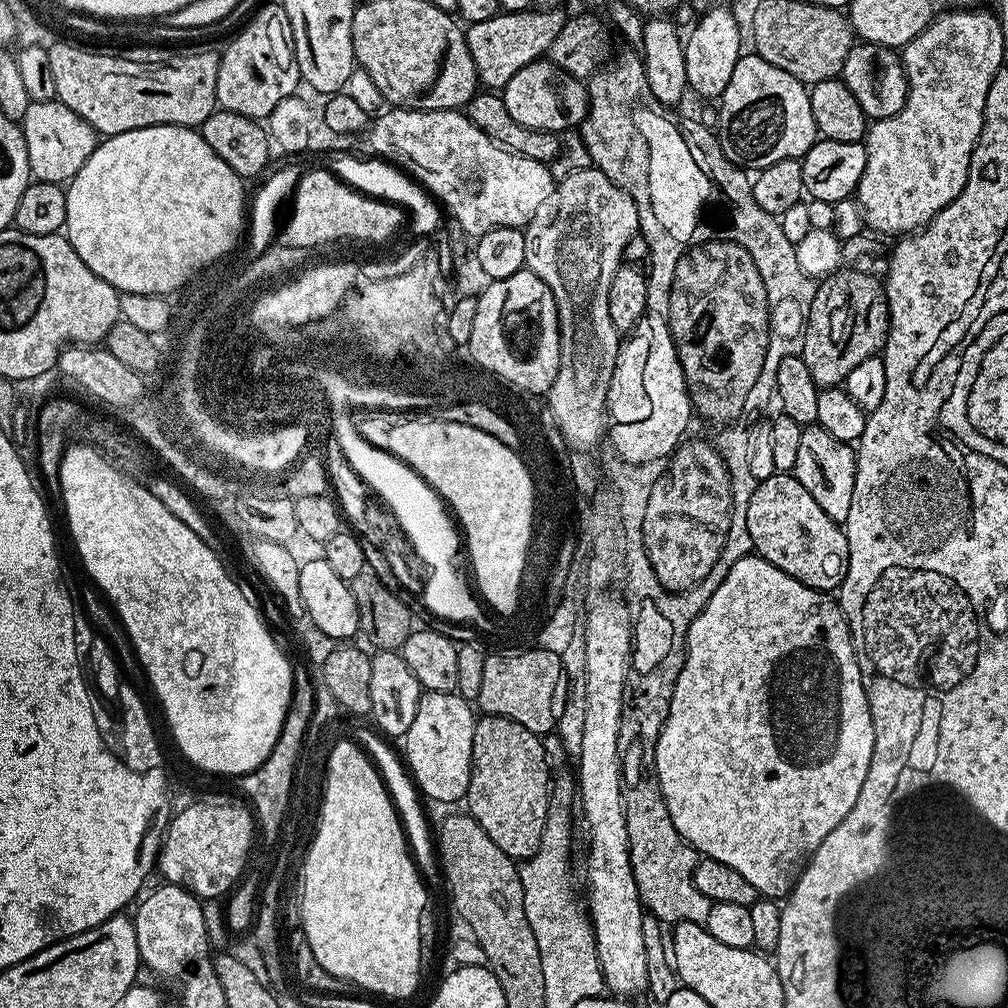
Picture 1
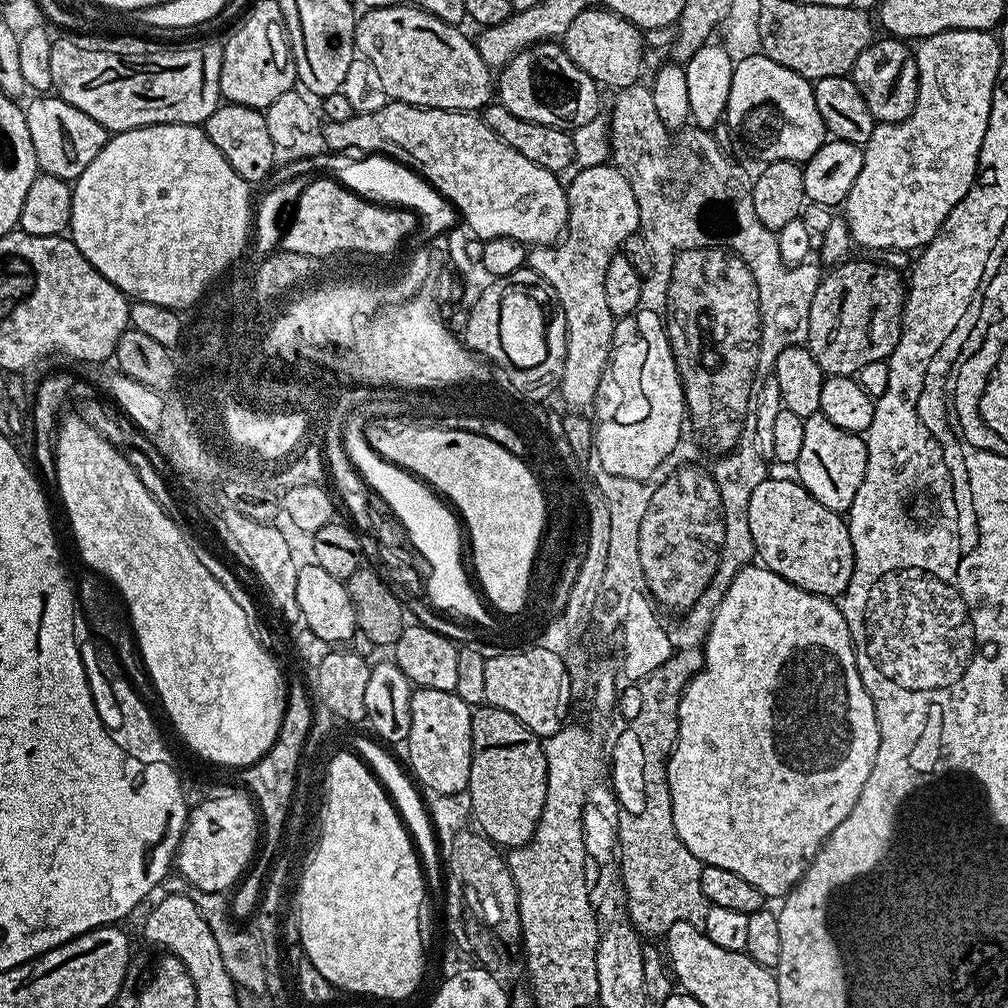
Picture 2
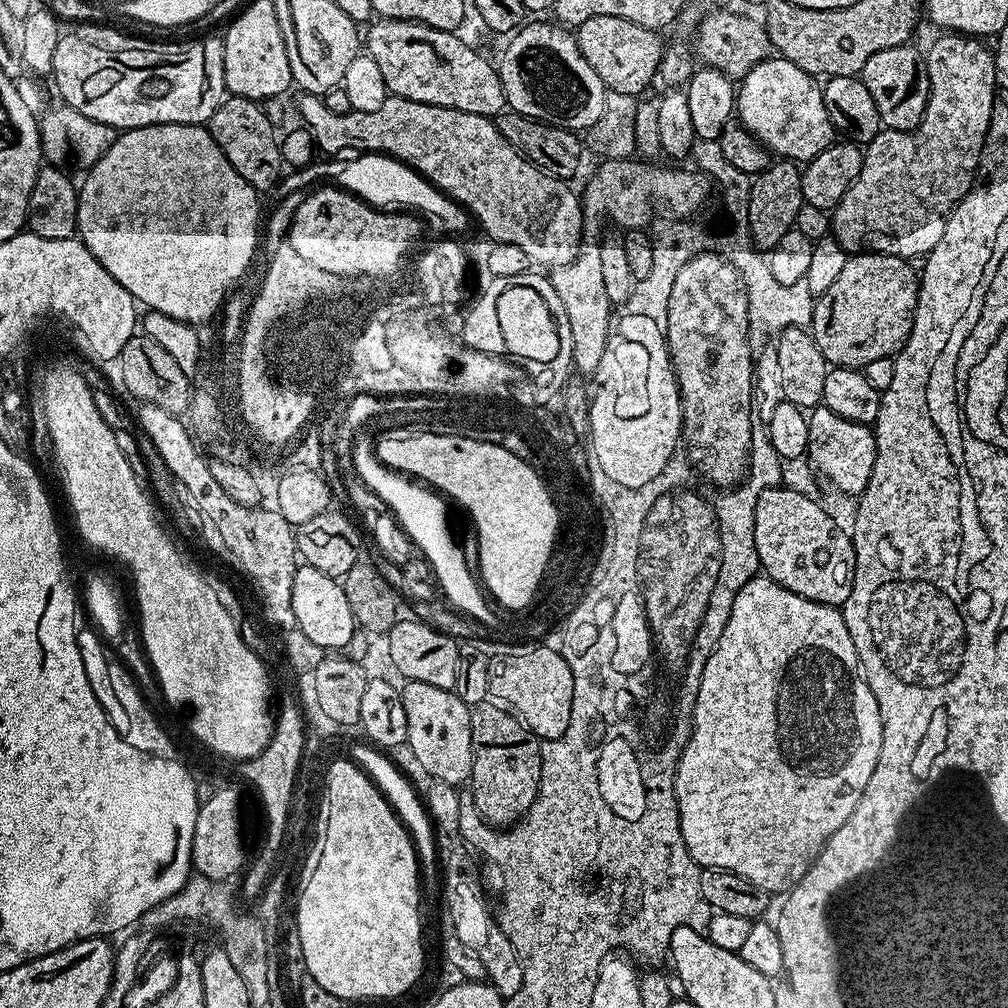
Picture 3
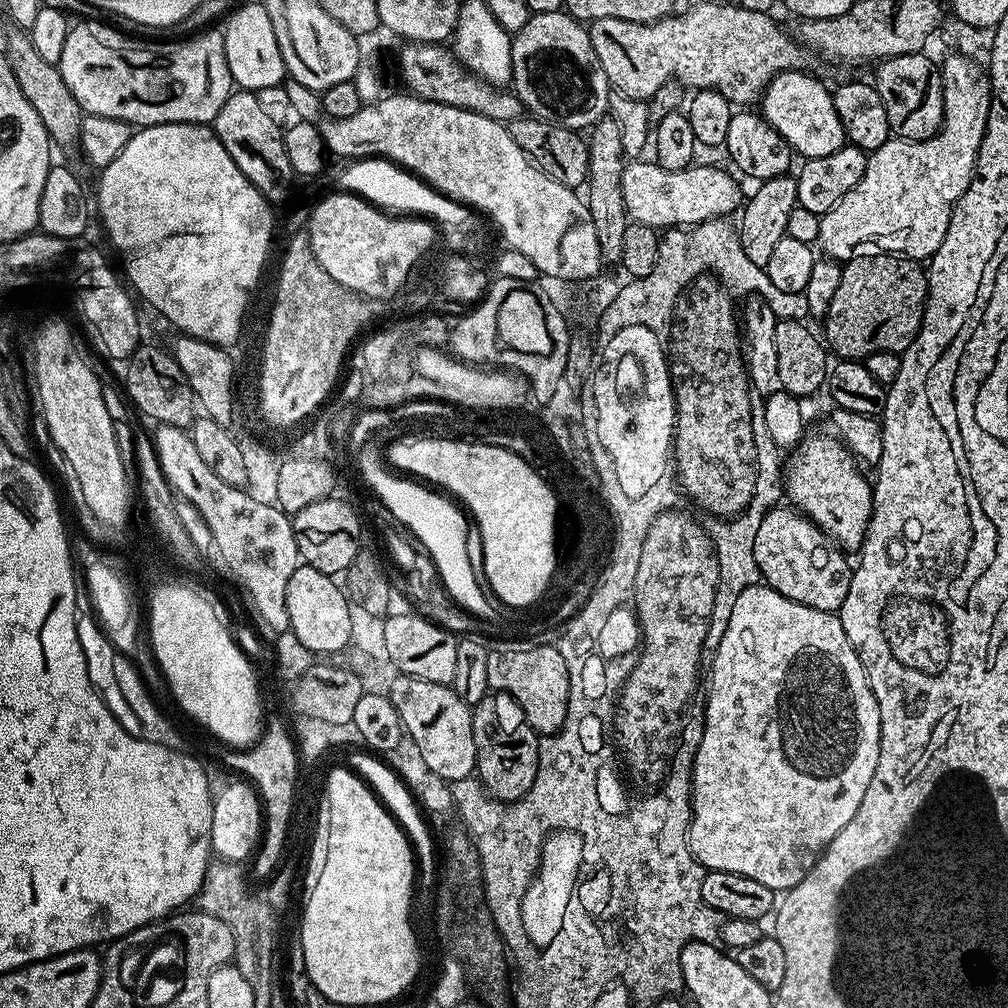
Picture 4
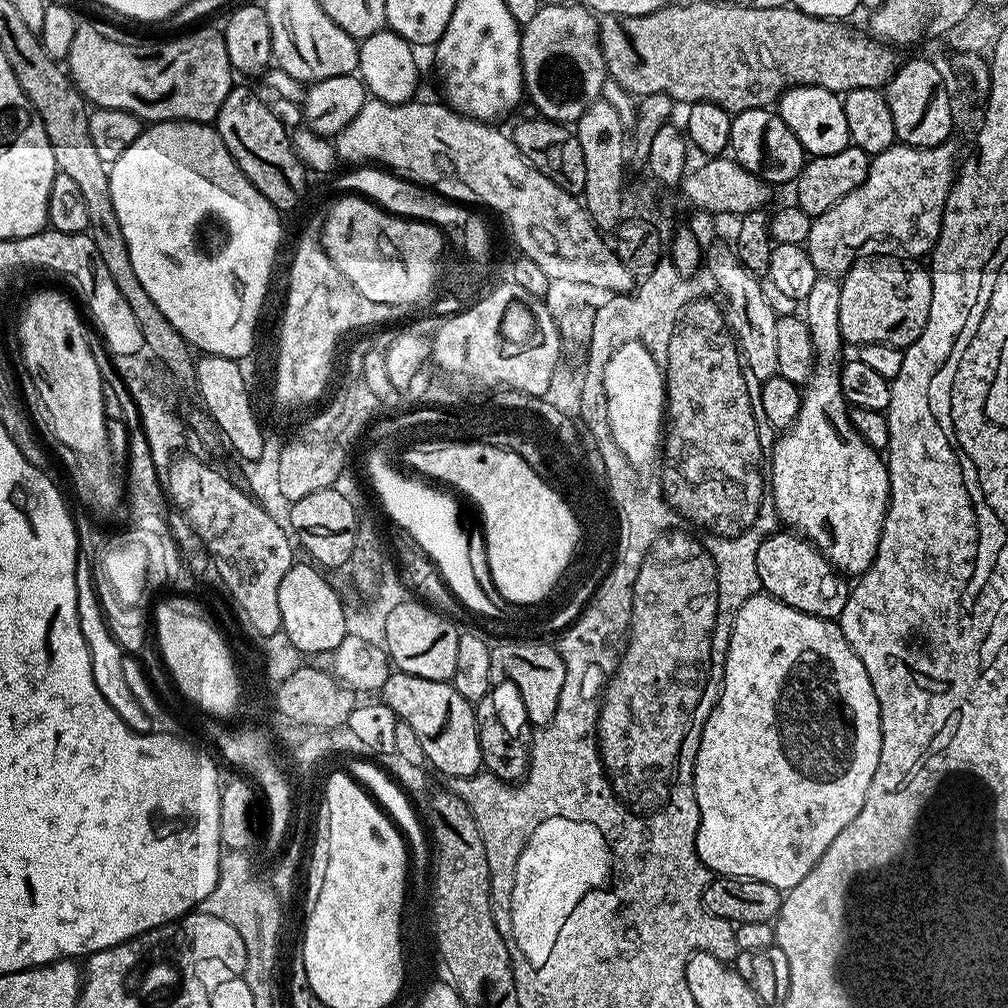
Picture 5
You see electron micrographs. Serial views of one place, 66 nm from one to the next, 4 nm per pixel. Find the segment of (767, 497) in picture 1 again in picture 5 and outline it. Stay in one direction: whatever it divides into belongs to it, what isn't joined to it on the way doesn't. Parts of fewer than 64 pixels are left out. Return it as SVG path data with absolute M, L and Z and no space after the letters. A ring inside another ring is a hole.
M792 530L780 531L765 536L756 551L756 569L761 589L778 602L794 606L794 610L802 610L802 614L839 621L848 601L849 581L833 568L809 540Z

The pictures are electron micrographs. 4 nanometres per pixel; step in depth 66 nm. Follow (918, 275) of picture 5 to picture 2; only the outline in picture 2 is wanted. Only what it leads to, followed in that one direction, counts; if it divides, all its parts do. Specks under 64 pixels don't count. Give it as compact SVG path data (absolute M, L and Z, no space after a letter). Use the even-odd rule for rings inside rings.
M854 259L835 265L821 277L807 315L806 347L827 377L853 377L867 363L887 360L900 336L903 277L870 260Z

